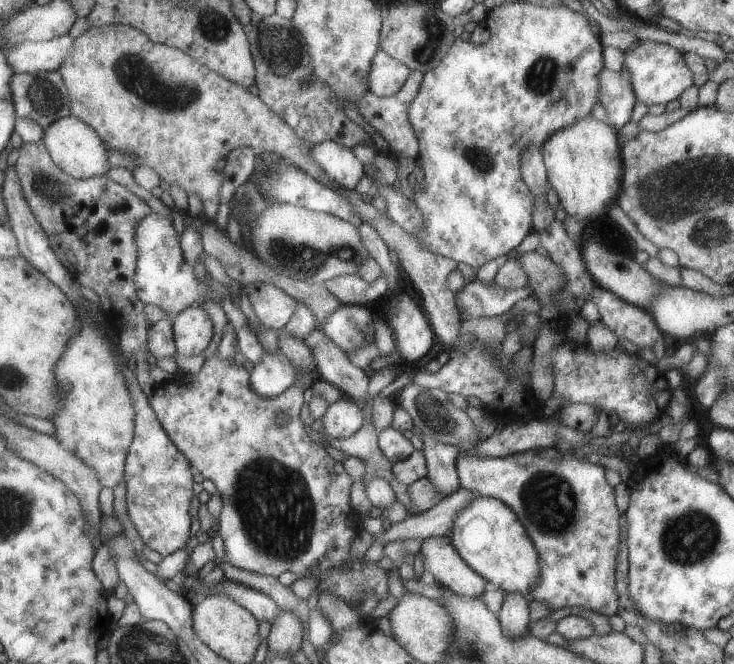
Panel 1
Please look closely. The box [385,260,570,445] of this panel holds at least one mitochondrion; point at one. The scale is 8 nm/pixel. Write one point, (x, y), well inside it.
(433, 415)

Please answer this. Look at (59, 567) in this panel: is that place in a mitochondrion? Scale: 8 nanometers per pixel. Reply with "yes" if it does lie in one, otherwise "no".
no

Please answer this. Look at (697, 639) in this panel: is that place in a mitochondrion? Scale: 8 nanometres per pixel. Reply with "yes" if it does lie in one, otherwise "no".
no

